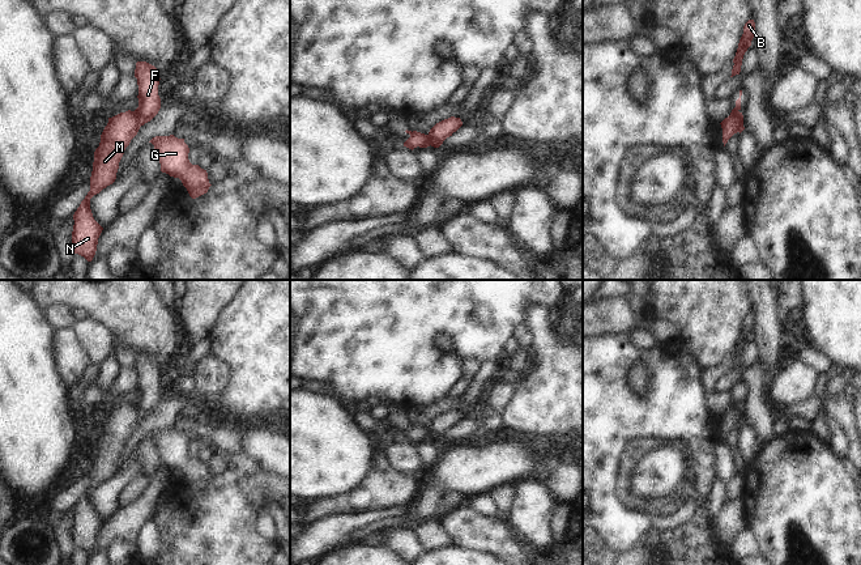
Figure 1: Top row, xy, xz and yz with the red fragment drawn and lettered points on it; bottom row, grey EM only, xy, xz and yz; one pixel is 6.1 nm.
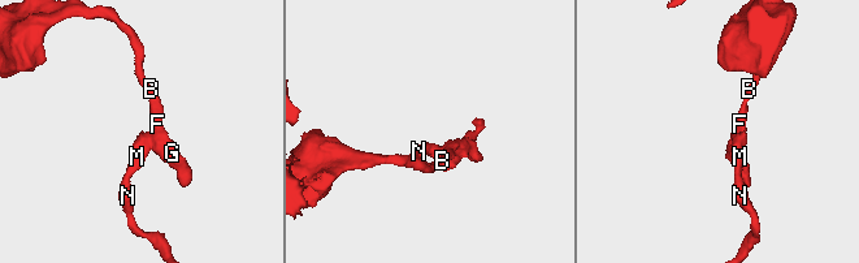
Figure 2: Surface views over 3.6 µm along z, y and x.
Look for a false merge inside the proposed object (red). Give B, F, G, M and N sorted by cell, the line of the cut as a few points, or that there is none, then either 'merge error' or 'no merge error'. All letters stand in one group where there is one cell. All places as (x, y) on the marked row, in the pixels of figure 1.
B F G / M N | xy (133, 111), (140, 126) | merge error

